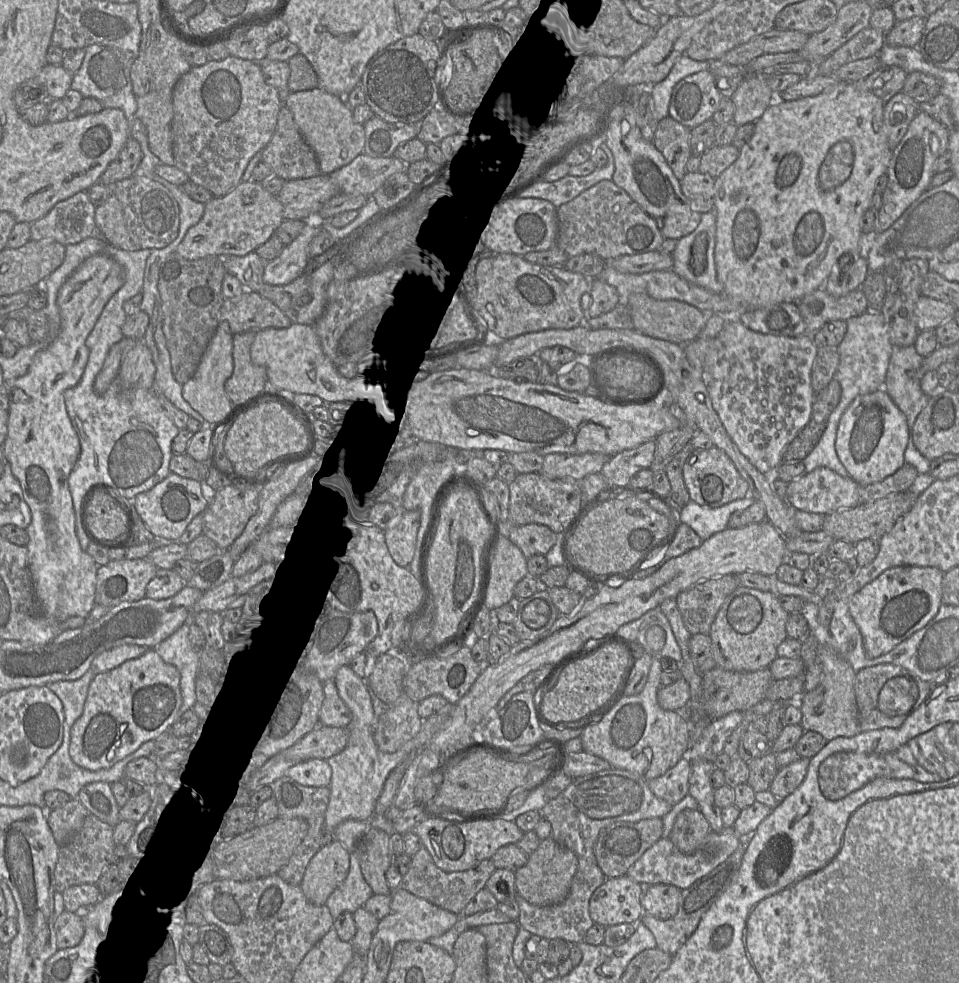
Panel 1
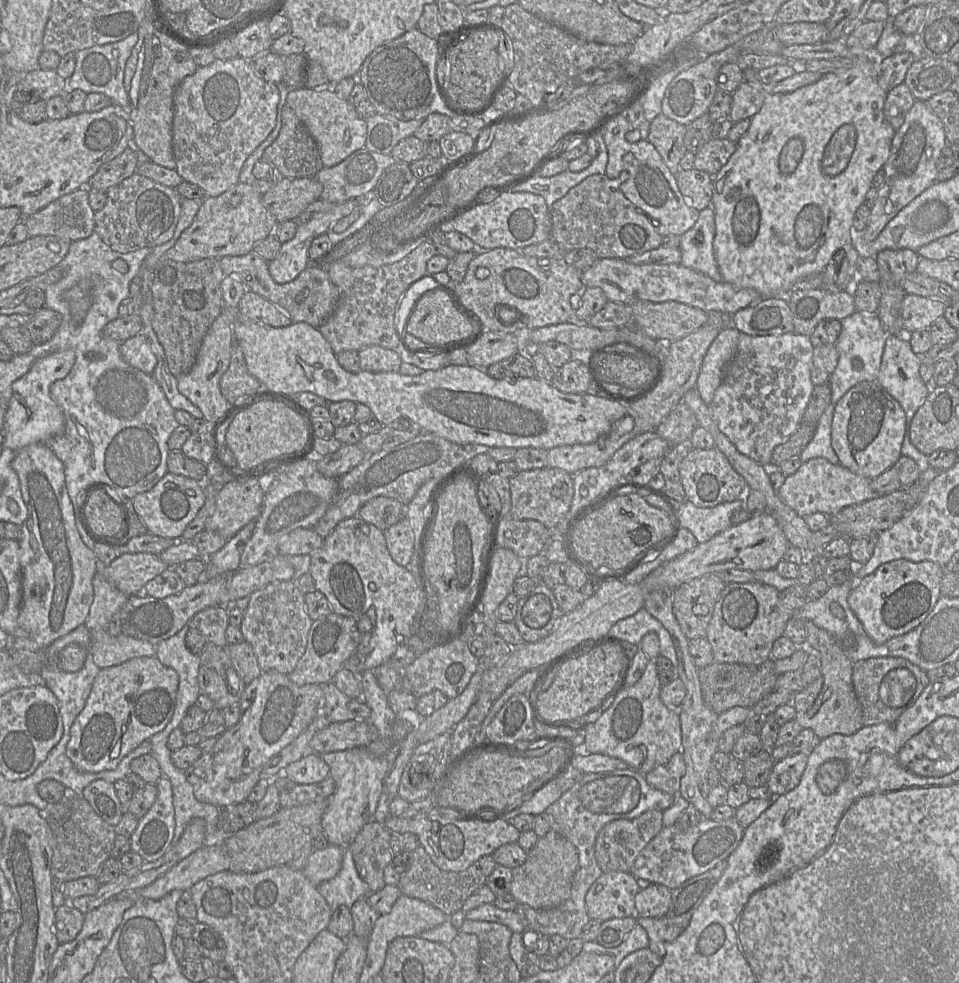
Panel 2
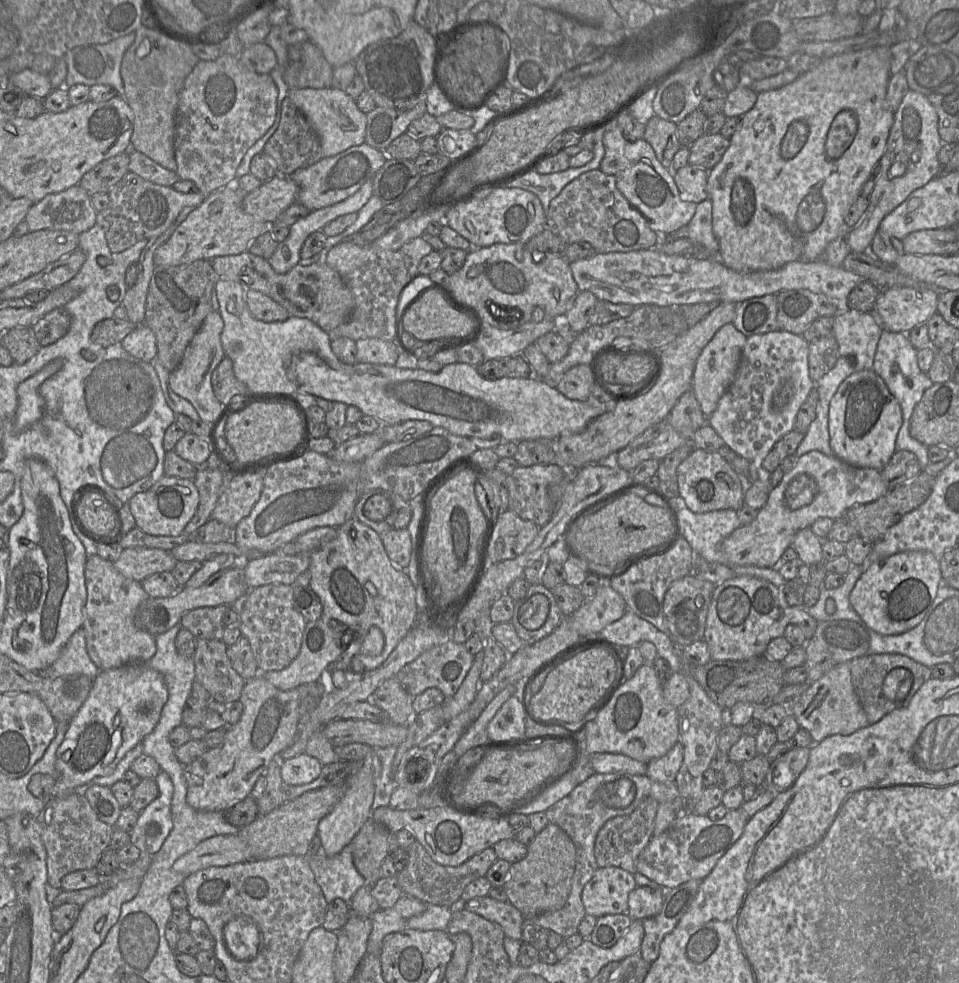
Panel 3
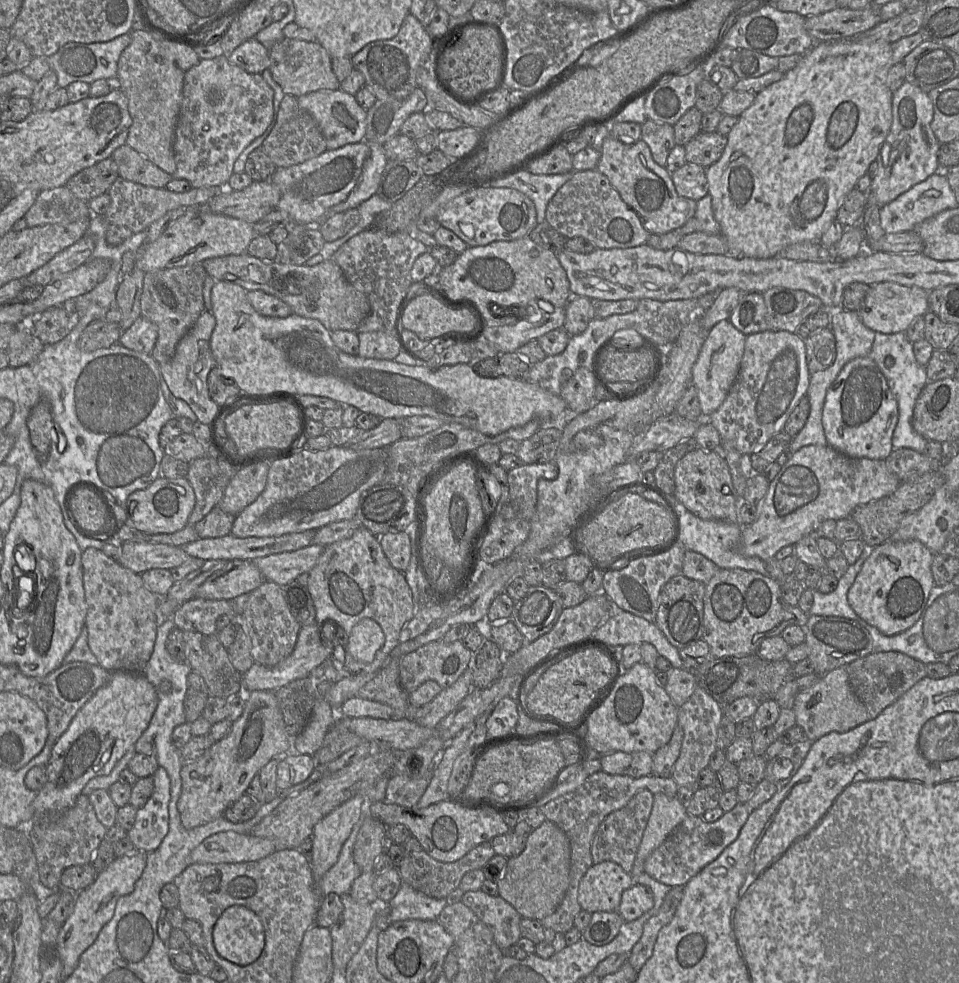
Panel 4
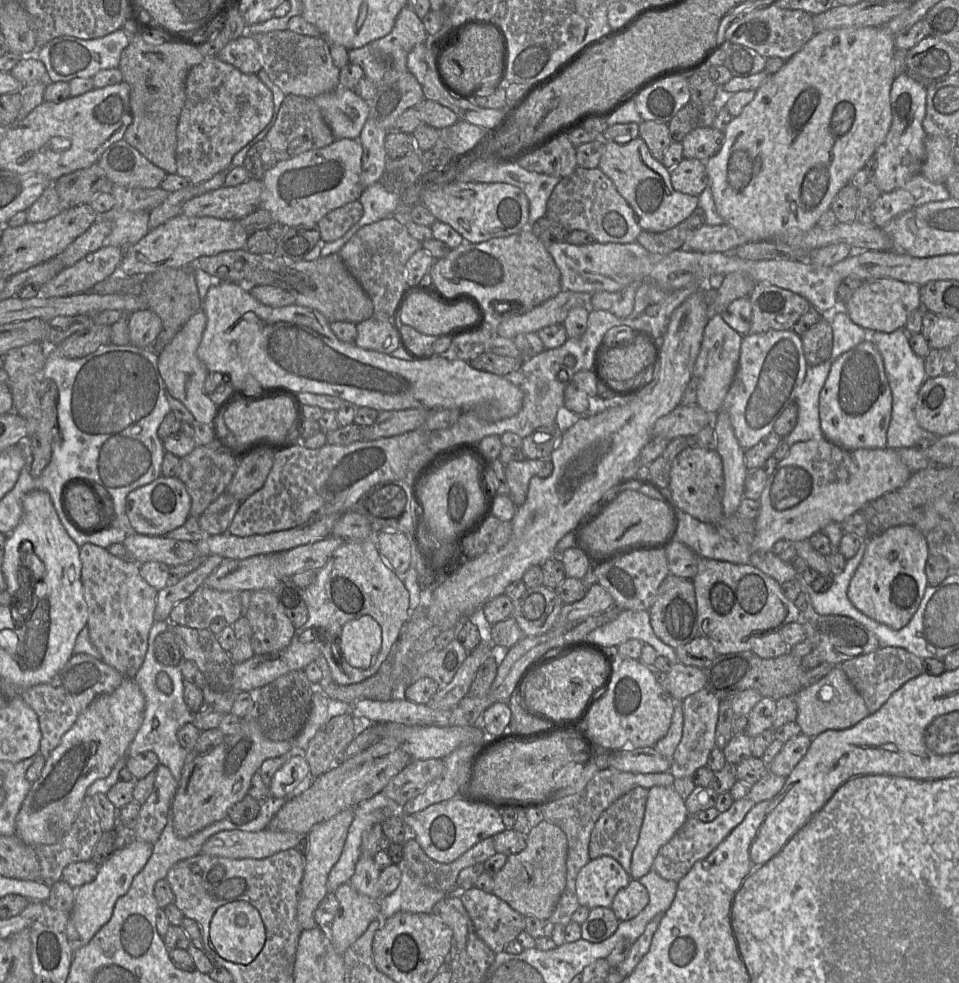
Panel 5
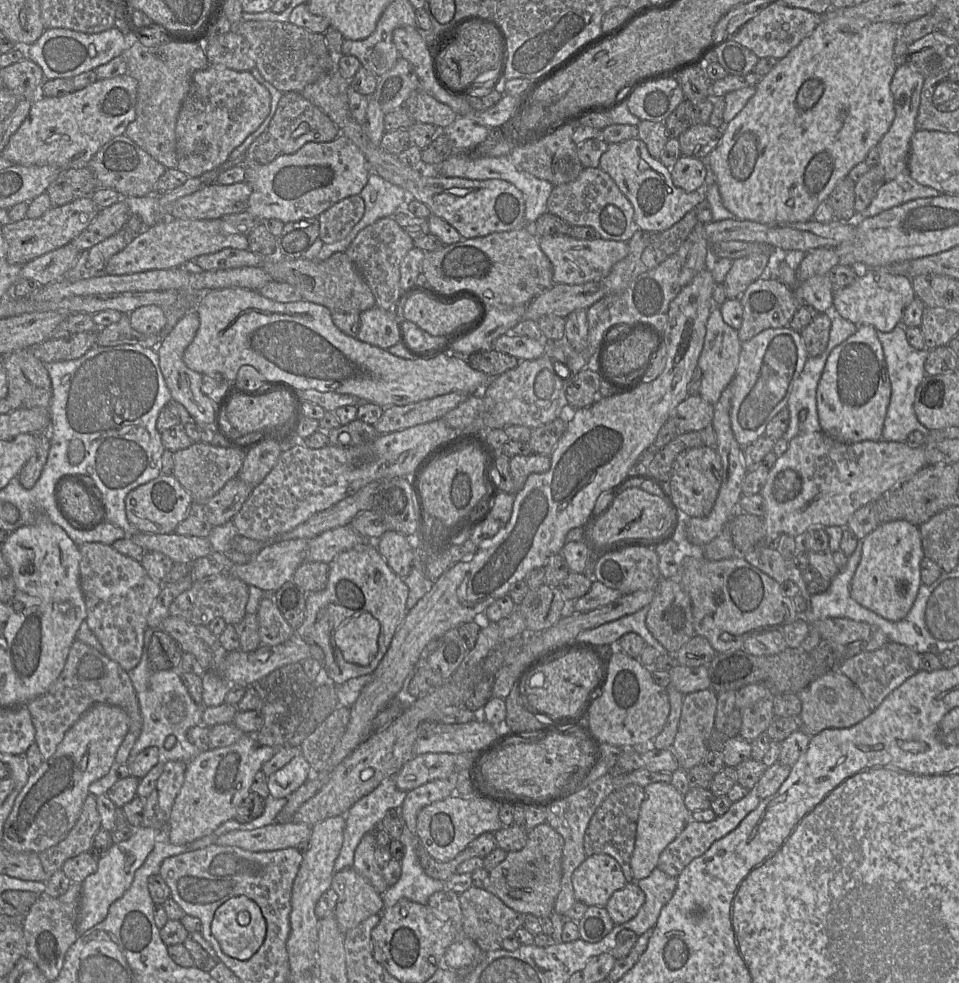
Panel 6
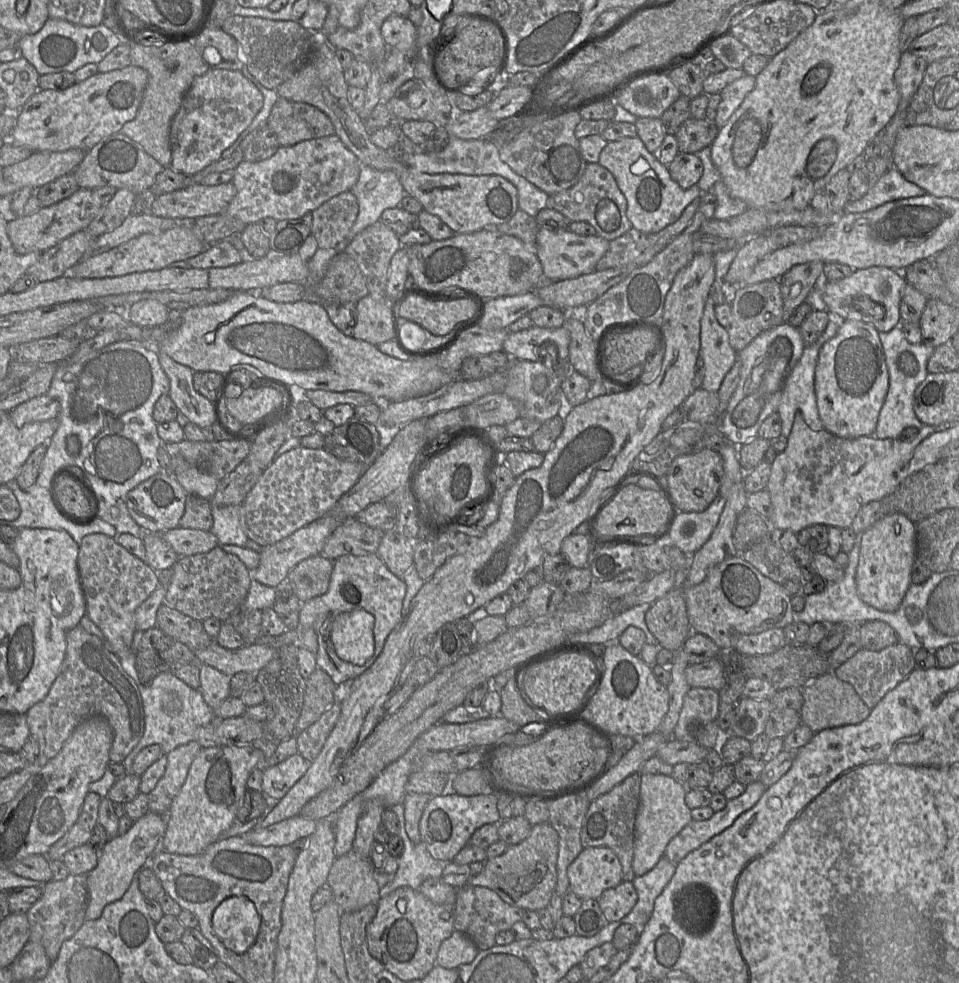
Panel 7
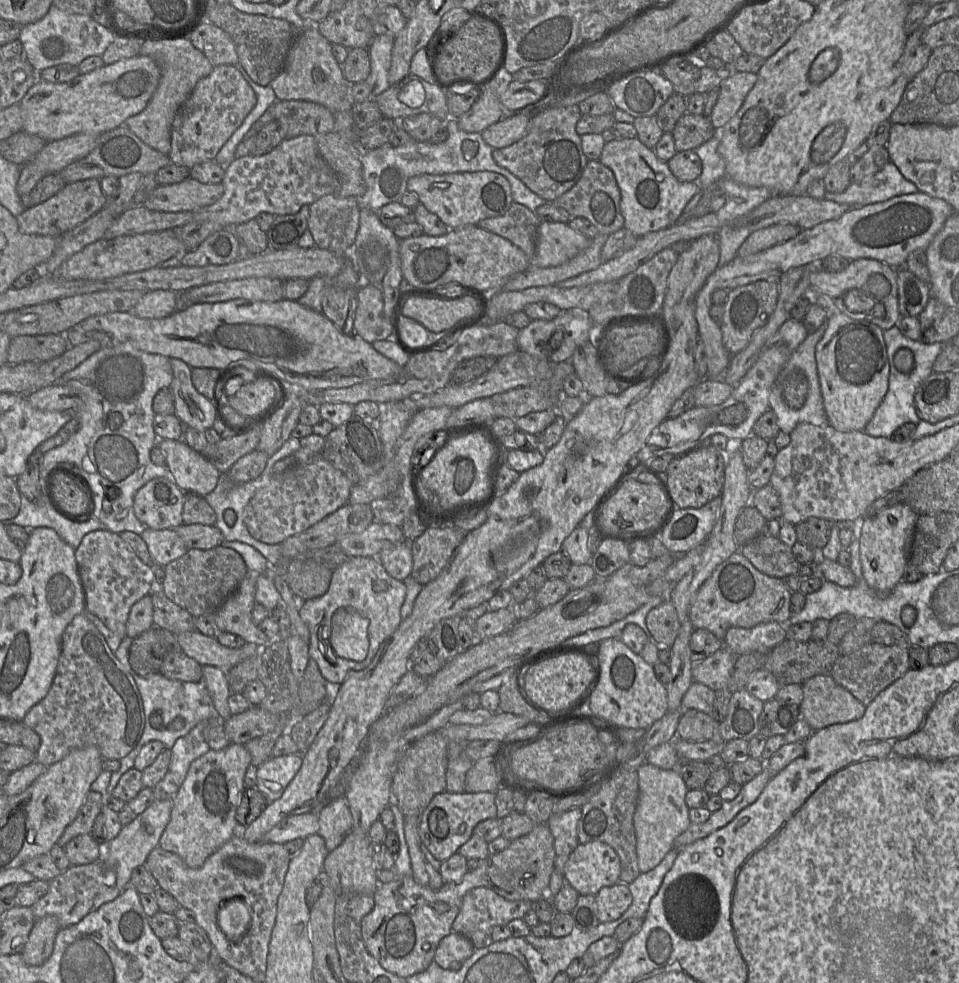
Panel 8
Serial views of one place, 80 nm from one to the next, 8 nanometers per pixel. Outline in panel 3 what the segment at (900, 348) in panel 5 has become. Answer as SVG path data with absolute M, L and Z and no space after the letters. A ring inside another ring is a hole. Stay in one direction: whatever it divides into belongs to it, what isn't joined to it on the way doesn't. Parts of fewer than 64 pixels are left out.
M883 330L879 338L874 356L874 372L885 382L890 393L899 402L903 415L903 423L898 431L896 451L910 451L914 453L922 470L929 464L928 447L910 435L910 418L917 403L921 400L926 389L932 386L927 373L920 370L917 362L917 350L912 346L906 333Z

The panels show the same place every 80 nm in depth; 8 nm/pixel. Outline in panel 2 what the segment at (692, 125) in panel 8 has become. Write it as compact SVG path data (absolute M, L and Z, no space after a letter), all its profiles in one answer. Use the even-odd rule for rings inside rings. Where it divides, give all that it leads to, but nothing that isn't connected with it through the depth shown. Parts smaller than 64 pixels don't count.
M727 138L710 139L695 153L693 167L709 175L715 175L735 152L736 144Z

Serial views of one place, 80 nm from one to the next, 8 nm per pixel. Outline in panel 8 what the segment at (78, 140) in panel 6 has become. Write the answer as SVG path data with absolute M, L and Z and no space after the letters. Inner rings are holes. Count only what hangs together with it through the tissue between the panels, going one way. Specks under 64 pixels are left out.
M137 55L104 65L71 81L51 83L39 79L27 91L20 104L23 131L46 142L75 134L100 136L121 125L141 111L156 91L161 72L155 61Z

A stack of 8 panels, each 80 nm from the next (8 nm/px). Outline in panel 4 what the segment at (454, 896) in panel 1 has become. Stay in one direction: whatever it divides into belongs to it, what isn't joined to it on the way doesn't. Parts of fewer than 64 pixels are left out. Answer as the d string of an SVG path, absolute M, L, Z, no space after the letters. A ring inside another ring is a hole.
M411 836L403 844L403 849L404 857L398 867L402 882L435 899L446 898L453 890L459 887L463 876L467 872L483 869L486 863L496 854L491 842L484 842L471 849L466 855L455 862L440 862L429 856L414 836Z

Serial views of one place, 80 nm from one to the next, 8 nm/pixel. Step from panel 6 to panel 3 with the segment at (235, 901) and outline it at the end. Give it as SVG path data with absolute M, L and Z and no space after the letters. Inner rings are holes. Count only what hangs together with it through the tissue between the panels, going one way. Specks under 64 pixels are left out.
M240 916L229 921L223 929L223 937L229 953L239 961L250 961L258 953L260 931L249 917Z

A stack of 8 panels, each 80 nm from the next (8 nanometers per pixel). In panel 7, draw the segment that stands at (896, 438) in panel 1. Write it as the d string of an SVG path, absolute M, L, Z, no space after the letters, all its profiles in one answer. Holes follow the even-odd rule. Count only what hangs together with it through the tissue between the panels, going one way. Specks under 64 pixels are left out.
M841 320L837 334L822 345L815 394L823 427L842 438L872 436L889 388L889 372L879 331L870 323Z

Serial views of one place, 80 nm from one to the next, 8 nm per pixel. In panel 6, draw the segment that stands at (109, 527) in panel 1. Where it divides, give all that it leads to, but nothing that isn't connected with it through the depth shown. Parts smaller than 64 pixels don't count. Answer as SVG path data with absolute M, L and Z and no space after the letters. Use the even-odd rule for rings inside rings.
M66 482L60 491L60 500L65 511L84 525L97 520L97 512L88 490L73 482Z

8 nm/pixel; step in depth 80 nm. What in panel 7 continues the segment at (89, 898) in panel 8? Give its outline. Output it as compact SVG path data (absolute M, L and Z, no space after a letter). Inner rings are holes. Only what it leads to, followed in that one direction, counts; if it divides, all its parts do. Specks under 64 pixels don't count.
M69 874L64 880L42 884L42 895L26 913L30 927L29 941L40 943L50 963L59 954L62 943L71 938L85 921L88 906L87 875Z

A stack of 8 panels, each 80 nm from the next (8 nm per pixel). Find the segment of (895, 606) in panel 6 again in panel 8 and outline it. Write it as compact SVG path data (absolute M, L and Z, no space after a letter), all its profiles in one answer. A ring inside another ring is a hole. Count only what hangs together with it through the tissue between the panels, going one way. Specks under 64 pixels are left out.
M905 502L888 507L860 521L860 560L868 586L878 594L887 595L902 580L908 565L918 514Z

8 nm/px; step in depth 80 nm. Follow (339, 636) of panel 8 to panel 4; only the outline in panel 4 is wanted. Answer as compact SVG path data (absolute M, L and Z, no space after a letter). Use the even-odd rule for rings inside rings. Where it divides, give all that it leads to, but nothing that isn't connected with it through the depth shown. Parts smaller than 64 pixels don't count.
M369 618L360 620L351 630L346 653L362 663L371 663L383 647L385 636L380 625Z

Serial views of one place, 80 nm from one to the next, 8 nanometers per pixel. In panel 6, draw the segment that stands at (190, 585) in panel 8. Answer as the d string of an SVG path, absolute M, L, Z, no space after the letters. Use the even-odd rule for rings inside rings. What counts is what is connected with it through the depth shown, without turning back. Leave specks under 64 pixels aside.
M212 551L191 563L189 575L191 587L177 596L169 607L169 613L195 625L206 626L215 618L223 618L227 624L238 624L246 614L248 585L232 574L234 563L220 551Z

